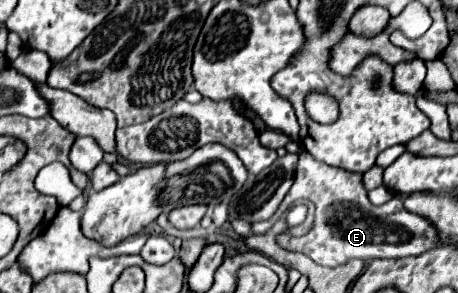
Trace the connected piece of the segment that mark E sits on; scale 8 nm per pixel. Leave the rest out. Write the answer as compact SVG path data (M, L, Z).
M302 150L300 160L296 164L294 184L290 194L286 194L278 212L266 220L252 224L254 234L268 232L276 218L284 214L284 208L290 208L294 200L306 198L316 204L316 222L314 228L300 238L298 250L304 252L320 266L340 266L348 260L376 260L376 258L400 258L400 256L420 256L442 244L438 230L424 216L412 214L404 208L402 200L394 196L384 206L374 206L364 190L362 174L346 172L342 168L334 168L314 160L306 150Z

